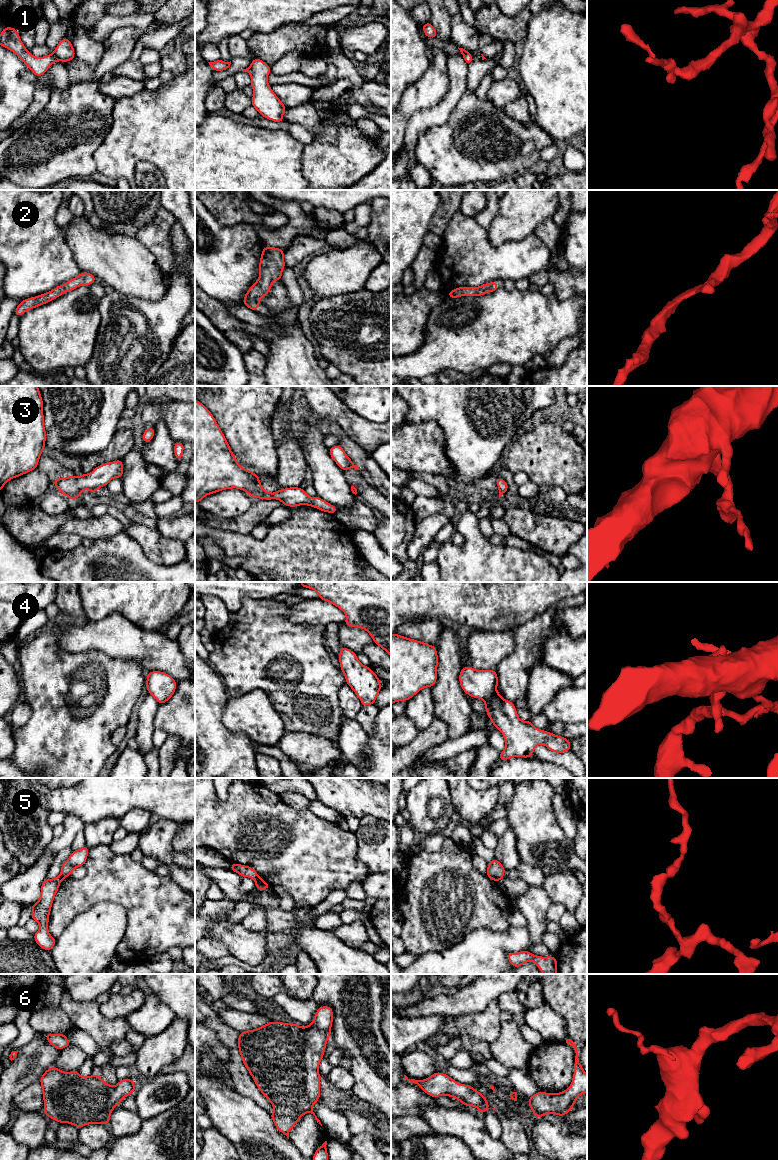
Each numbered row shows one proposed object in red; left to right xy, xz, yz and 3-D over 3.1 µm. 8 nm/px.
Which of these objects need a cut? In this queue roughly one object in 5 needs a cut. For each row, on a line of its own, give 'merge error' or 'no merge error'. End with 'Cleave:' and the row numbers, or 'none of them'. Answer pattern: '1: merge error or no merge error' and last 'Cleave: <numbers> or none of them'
1: merge error
2: no merge error
3: no merge error
4: no merge error
5: merge error
6: no merge error
Cleave: 1, 5

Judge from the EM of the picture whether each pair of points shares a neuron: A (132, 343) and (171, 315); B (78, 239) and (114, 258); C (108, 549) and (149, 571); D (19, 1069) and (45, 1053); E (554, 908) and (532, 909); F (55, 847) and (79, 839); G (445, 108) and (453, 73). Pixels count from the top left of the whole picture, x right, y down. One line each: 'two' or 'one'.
A: one
B: one
C: one
D: one
E: two
F: two
G: one

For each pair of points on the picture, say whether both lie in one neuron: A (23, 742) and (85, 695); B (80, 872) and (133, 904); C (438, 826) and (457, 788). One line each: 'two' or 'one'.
A: one
B: two
C: two

